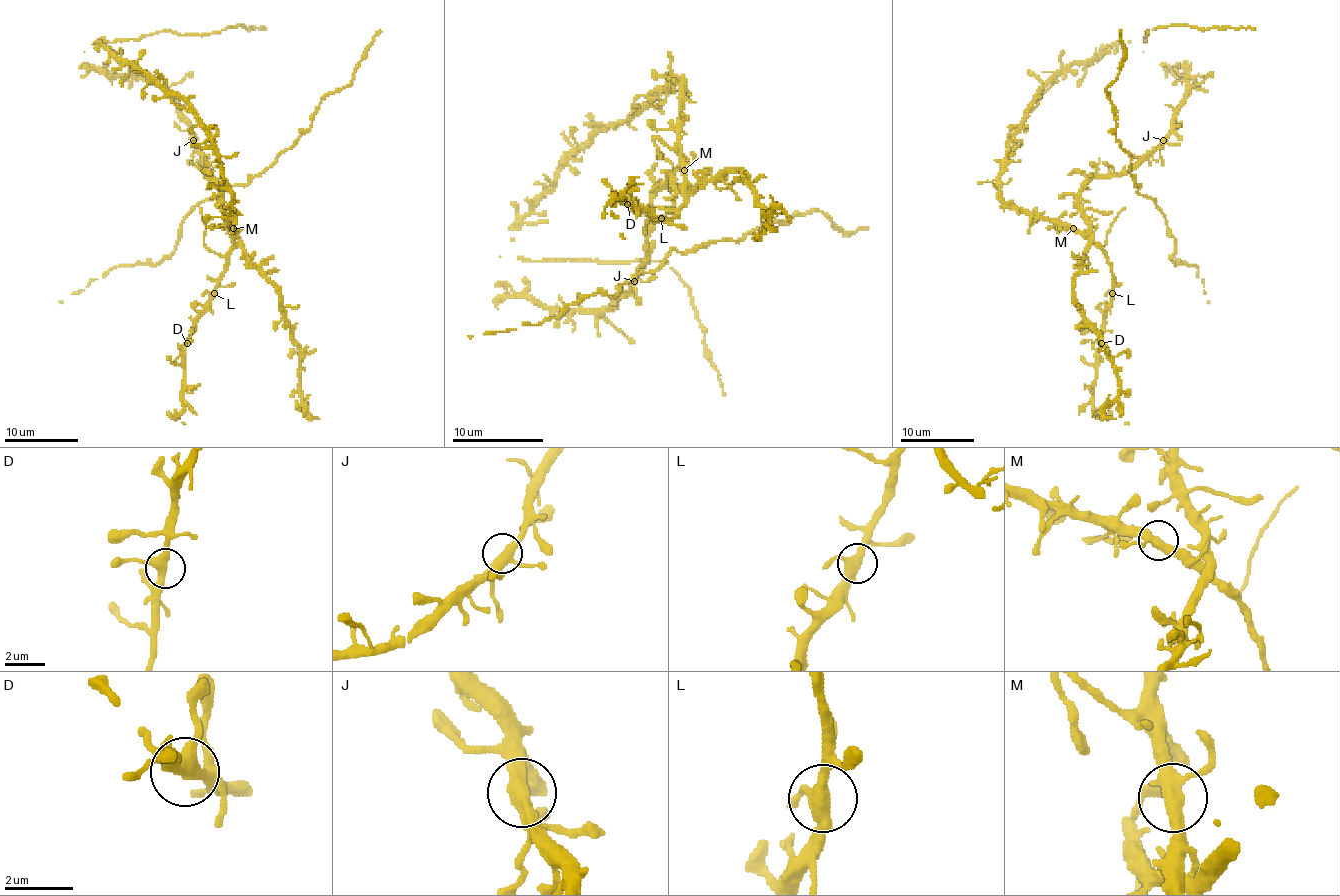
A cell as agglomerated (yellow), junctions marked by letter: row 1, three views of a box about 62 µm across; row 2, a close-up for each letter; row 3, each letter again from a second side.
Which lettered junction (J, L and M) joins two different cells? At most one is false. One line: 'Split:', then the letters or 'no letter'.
Split: no letter

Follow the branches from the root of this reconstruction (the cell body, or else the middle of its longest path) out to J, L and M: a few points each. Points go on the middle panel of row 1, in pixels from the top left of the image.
J: (668, 84), (682, 81), (684, 181), (679, 191), (670, 179), (654, 195), (647, 263), (634, 281)
L: (668, 84), (672, 79), (682, 81), (679, 161), (684, 175), (684, 204), (670, 218), (661, 218)
M: (668, 84), (672, 79), (682, 81), (679, 161), (684, 170)

